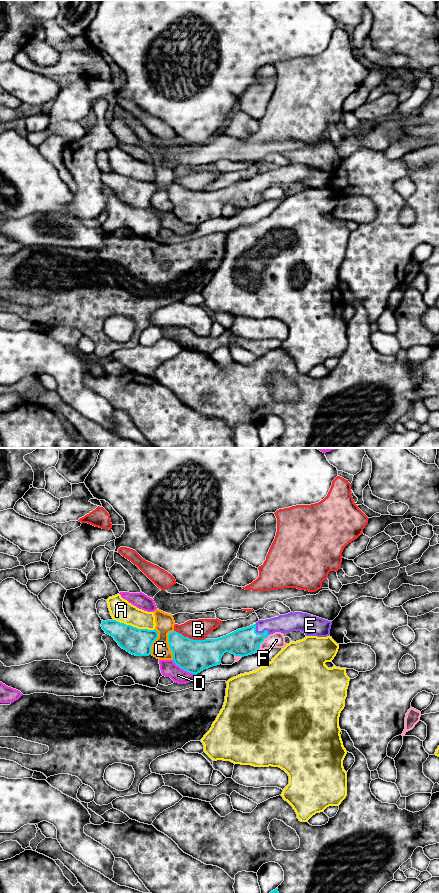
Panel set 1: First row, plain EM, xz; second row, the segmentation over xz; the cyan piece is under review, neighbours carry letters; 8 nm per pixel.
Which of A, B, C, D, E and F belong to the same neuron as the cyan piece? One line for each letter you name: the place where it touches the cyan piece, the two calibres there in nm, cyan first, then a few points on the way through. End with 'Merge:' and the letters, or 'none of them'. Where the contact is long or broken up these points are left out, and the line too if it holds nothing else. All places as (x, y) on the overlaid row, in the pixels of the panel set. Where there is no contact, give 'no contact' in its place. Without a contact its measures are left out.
E: xz (260, 633) | 220/150 nm | across xz (246, 641), (260, 633), (268, 626), (289, 622)
Merge: E

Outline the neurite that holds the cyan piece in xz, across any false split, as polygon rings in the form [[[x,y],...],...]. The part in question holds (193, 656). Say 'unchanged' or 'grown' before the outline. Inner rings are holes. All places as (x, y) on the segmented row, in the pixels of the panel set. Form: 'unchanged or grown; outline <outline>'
grown; outline [[[290,612],[254,625],[238,629],[217,639],[193,640],[173,631],[168,634],[173,661],[184,671],[197,675],[201,671],[221,664],[226,652],[235,656],[248,656],[260,648],[260,644],[275,632],[301,631],[306,636],[327,637],[332,621],[302,612]]]

